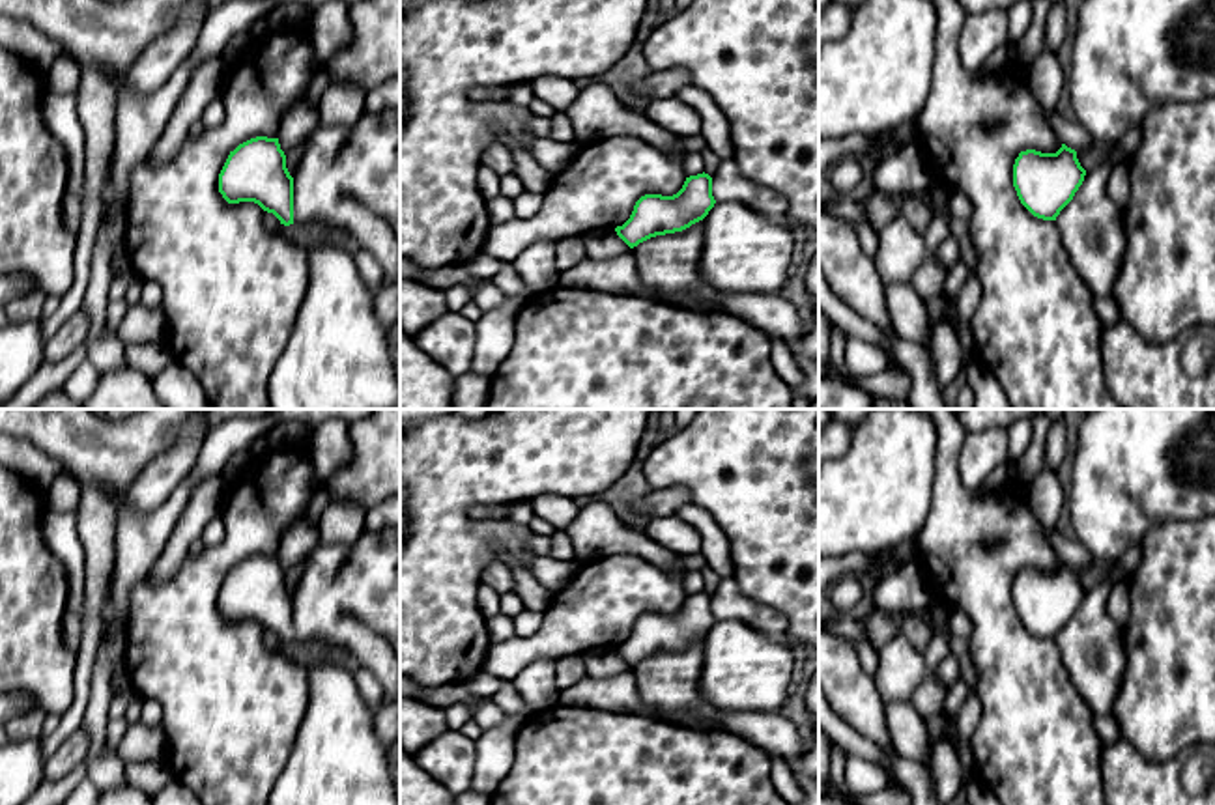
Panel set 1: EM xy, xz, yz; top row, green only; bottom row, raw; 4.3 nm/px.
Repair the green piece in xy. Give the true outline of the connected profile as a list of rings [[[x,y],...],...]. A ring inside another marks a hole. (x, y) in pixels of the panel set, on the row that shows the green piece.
[[[256,136],[230,151],[219,192],[228,204],[254,202],[280,224],[293,224],[293,177],[279,138]]]

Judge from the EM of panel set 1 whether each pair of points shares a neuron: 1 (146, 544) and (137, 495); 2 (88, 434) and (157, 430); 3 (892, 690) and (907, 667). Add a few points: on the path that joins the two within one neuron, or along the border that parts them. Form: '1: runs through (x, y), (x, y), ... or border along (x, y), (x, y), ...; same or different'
1: border along (176, 486), (146, 512), (135, 512), (126, 505); different
2: runs through (105, 434), (141, 434); same
3: runs through (894, 684), (901, 673); same

